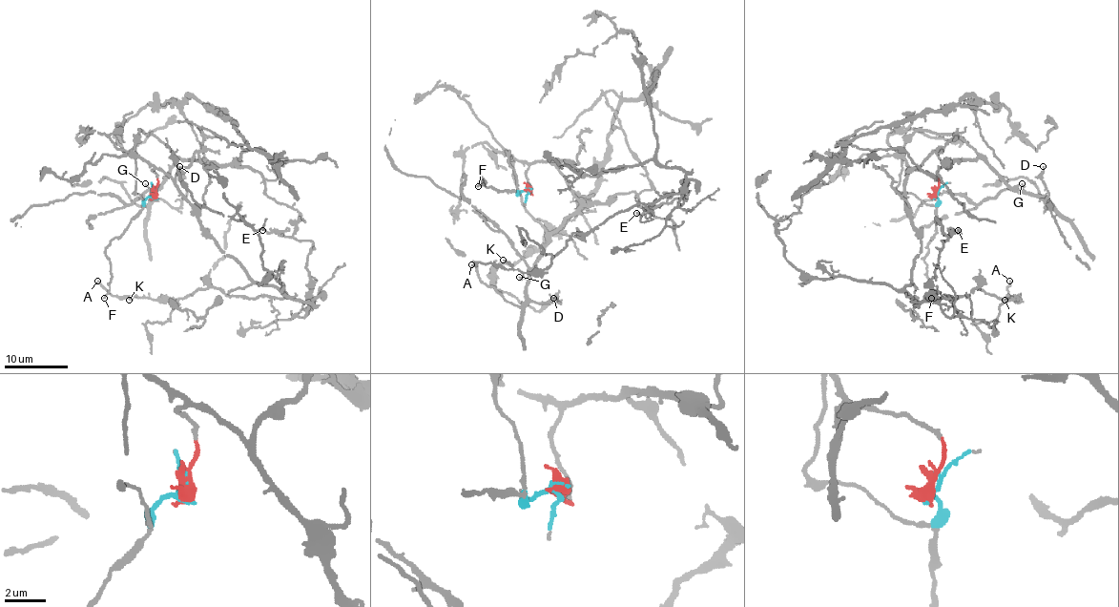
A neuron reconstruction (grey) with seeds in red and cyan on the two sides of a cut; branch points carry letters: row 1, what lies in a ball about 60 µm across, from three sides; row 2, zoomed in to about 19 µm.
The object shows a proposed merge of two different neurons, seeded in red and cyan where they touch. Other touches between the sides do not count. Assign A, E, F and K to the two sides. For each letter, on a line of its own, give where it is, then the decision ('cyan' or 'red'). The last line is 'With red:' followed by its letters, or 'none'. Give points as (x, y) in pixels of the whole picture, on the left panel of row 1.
A: place (97, 281); red
E: place (262, 230); red
F: place (104, 298); cyan
K: place (129, 300); red
With red: A, E, K

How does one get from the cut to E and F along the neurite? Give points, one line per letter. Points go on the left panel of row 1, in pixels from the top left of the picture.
E: (155, 195), (153, 171), (163, 171), (200, 226), (256, 282), (311, 303), (306, 267), (312, 243), (261, 229)
F: (155, 195), (145, 200), (143, 209), (105, 250), (112, 279), (110, 291), (103, 298)

